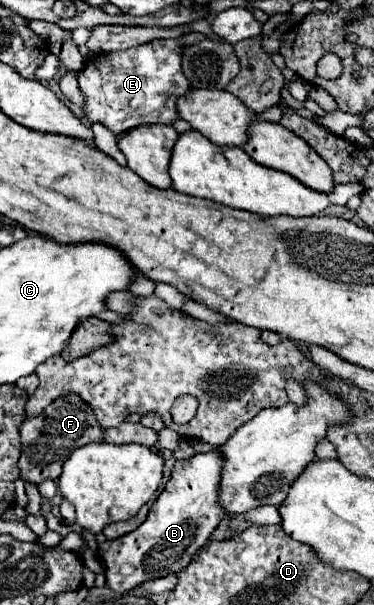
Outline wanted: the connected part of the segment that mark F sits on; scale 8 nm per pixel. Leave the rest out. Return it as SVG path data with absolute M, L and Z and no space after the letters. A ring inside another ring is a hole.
M63 395L55 399L39 417L25 419L21 423L21 457L19 469L21 479L39 485L45 479L59 479L65 459L77 449L91 441L99 441L103 429L97 425L93 411L79 395Z

